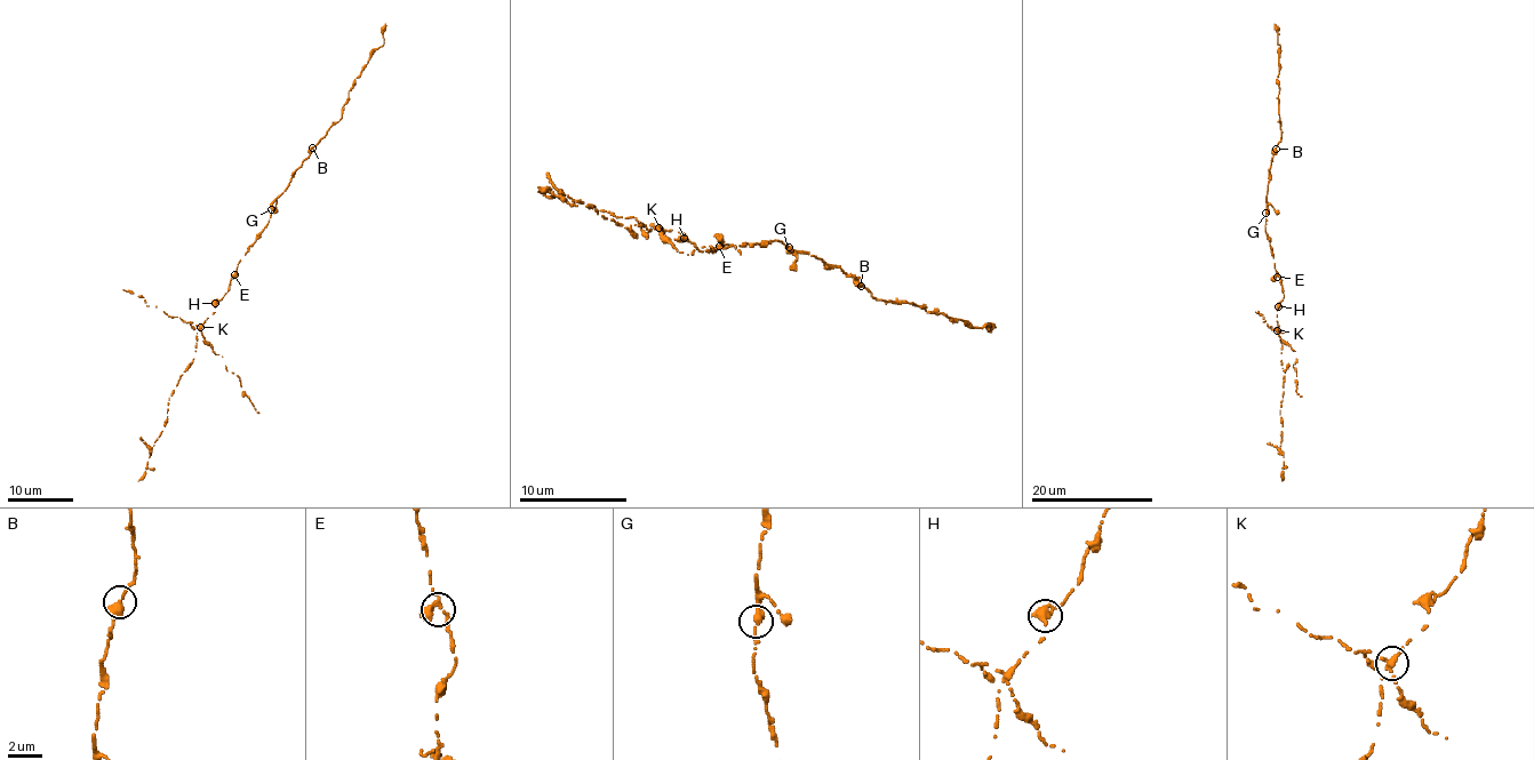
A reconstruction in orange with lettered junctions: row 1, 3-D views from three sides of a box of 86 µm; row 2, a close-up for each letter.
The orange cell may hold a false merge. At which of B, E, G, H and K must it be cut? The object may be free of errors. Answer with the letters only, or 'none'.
K

